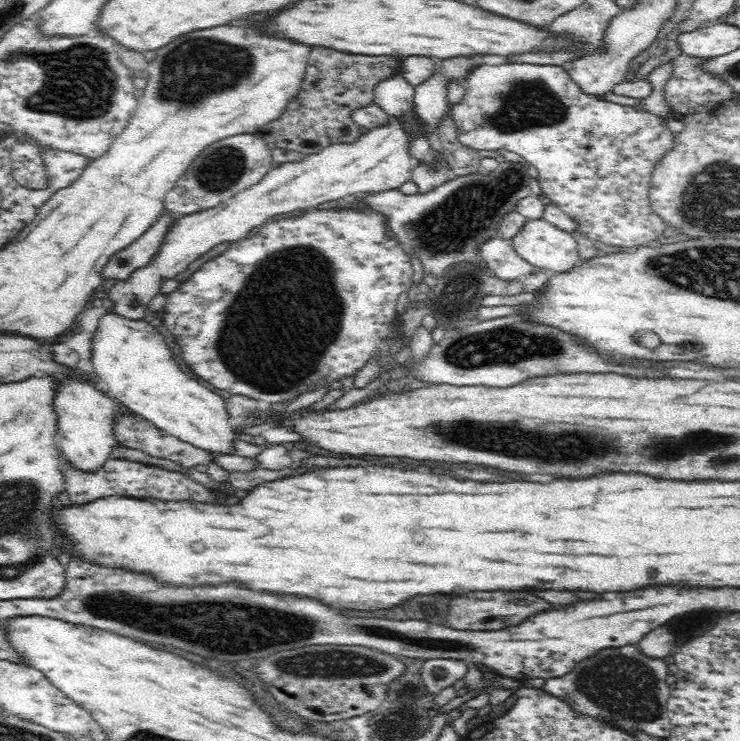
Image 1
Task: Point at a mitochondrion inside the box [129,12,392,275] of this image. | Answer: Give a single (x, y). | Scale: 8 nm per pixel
(198, 67)

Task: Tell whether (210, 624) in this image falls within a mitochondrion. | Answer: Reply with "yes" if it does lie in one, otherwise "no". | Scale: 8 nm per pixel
yes

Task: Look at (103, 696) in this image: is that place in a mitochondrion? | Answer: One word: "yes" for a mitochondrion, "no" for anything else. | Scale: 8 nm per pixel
no

